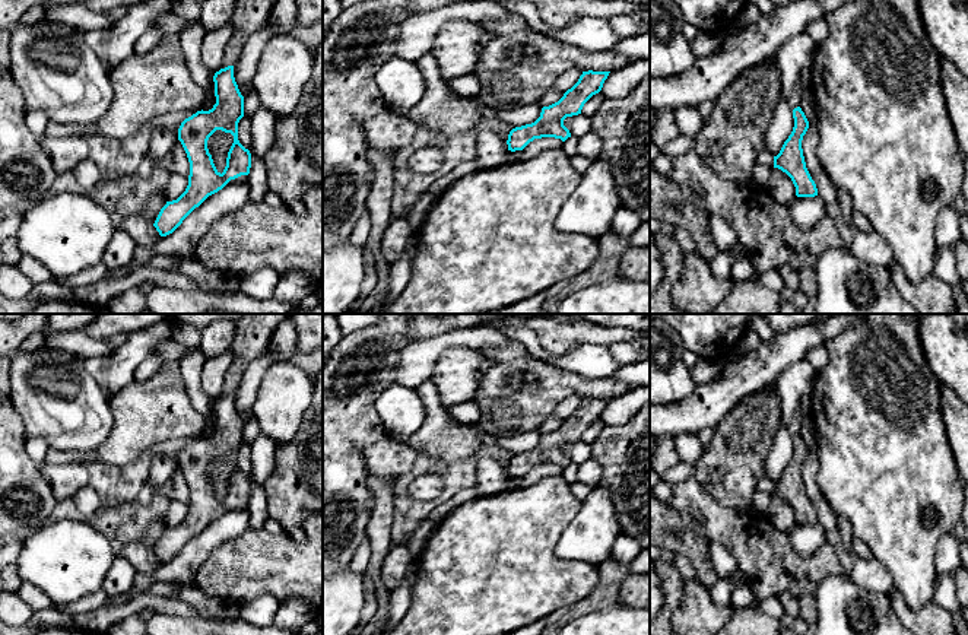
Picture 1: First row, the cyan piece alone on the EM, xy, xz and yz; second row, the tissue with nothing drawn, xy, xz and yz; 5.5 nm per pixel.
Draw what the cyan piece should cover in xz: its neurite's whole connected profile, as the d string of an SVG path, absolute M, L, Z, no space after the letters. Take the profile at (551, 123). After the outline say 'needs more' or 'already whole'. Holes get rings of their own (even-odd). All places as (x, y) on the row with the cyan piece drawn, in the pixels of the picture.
M583 72L578 82L558 102L542 108L540 117L534 123L510 131L507 140L508 150L523 150L534 139L555 137L565 142L571 137L569 130L564 126L564 120L581 114L584 104L602 91L609 73Z | already whole

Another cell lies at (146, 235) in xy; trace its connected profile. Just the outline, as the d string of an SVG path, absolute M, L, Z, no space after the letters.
M139 213L128 218L126 231L142 248L152 248L161 238L156 228Z

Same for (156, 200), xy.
M155 191L149 196L146 209L142 212L143 219L153 225L161 209L166 204L168 199L162 191Z

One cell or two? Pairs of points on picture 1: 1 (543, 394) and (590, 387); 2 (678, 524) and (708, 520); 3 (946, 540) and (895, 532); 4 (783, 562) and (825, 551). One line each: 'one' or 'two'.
1: one
2: two
3: two
4: one

